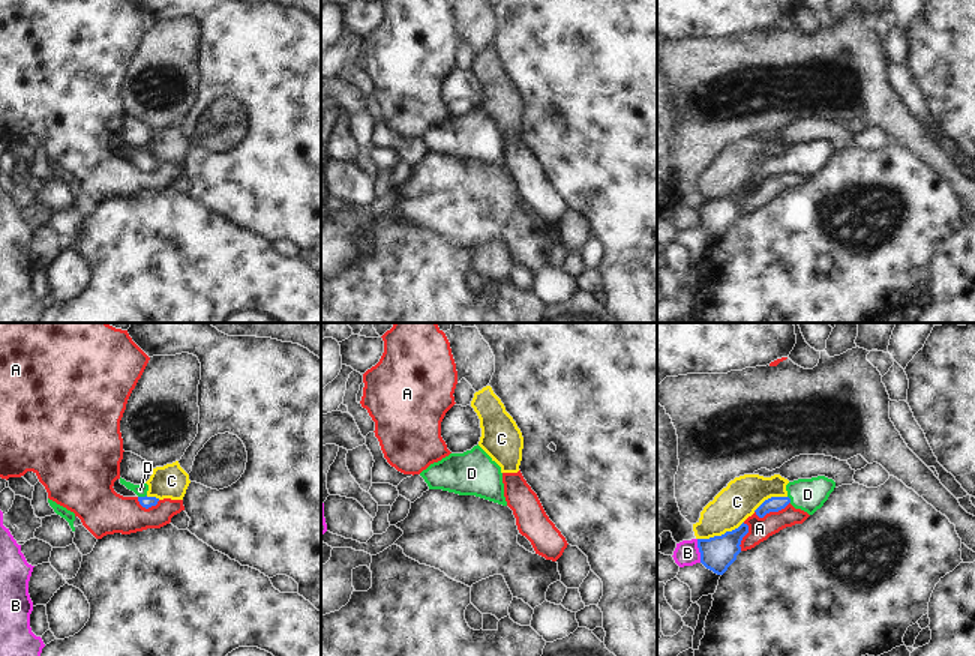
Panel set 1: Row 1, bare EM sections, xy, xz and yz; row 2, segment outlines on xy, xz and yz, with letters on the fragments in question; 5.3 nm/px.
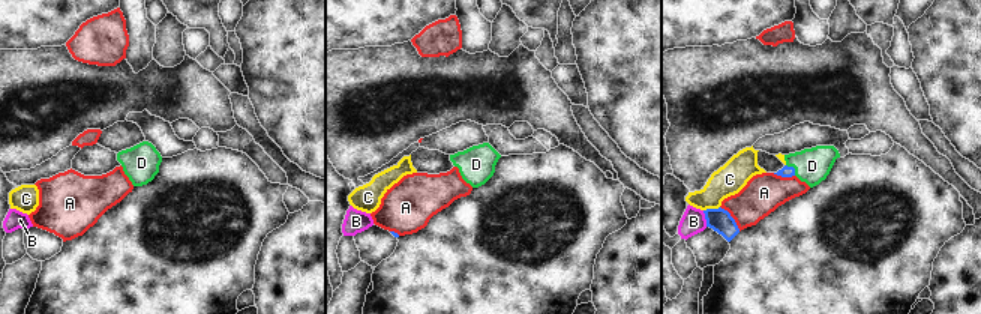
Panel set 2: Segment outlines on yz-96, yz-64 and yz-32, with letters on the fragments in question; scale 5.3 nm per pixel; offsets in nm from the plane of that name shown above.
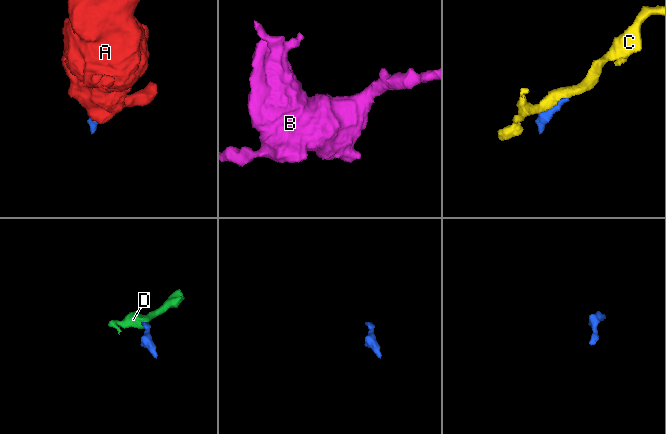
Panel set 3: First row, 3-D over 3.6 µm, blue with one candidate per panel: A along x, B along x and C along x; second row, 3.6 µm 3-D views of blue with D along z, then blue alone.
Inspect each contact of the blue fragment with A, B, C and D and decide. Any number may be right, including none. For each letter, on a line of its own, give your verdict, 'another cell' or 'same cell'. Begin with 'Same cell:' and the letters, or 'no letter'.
Same cell: D
A: another cell
B: another cell
C: another cell
D: same cell

